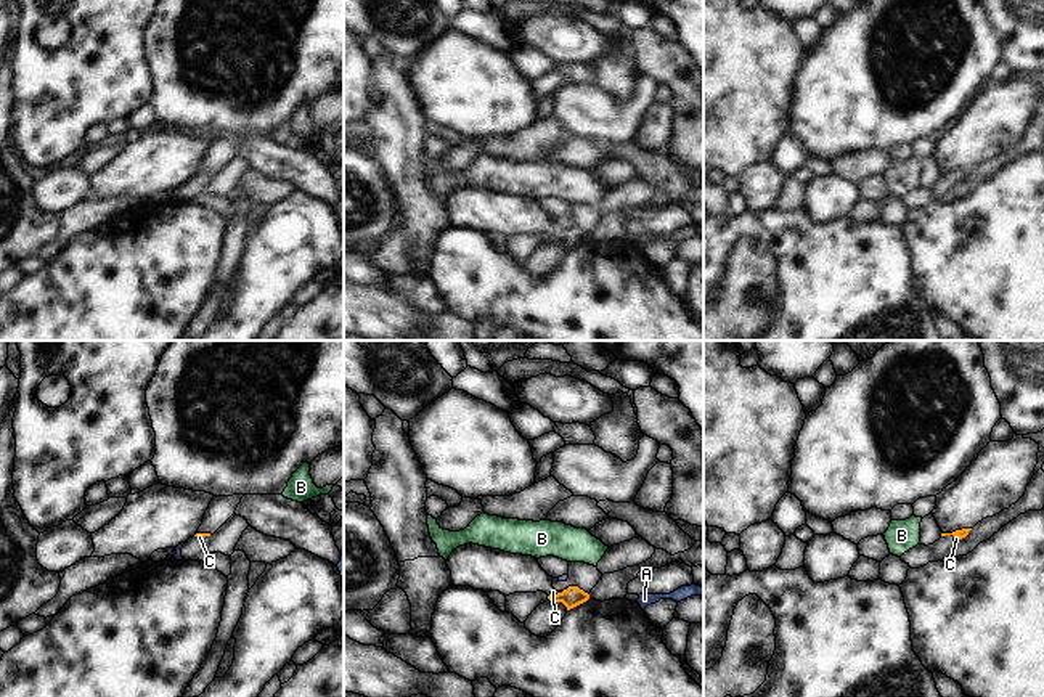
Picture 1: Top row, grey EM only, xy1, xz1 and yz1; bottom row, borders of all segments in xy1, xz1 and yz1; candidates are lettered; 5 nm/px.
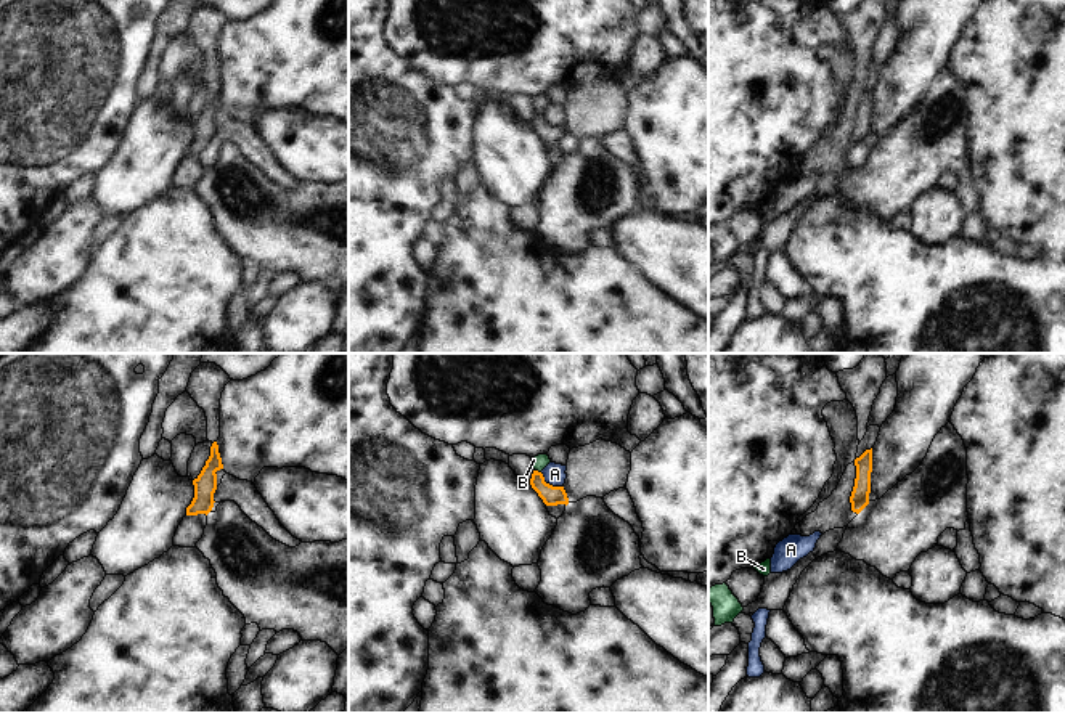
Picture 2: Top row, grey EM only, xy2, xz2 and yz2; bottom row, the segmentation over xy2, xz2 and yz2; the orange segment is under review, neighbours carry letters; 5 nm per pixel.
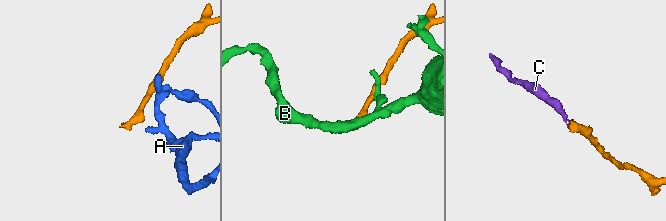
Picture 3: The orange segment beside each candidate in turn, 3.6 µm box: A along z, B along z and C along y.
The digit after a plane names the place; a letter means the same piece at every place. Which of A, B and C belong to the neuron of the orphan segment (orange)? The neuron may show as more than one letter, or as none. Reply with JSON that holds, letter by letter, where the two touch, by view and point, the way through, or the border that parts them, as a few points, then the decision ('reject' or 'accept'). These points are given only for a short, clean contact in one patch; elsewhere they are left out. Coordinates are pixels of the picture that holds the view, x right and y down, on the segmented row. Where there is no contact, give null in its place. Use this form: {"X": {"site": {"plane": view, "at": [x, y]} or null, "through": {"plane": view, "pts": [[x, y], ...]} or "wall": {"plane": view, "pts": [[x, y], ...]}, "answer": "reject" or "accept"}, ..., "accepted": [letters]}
{"A": {"site": {"plane": "xz2", "at": [548, 484]}, "wall": {"plane": "xz2", "pts": [[540, 472], [546, 482], [563, 487]]}, "answer": "reject"}, "B": {"site": {"plane": "xz2", "at": [537, 471]}, "wall": {"plane": "xz2", "pts": [[535, 469], [540, 472]]}, "answer": "reject"}, "C": {"site": {"plane": "xz1", "at": [558, 593]}, "through": {"plane": "xz1", "pts": [[572, 596], [558, 593], [553, 591]]}, "answer": "accept"}, "accepted": ["C"]}

